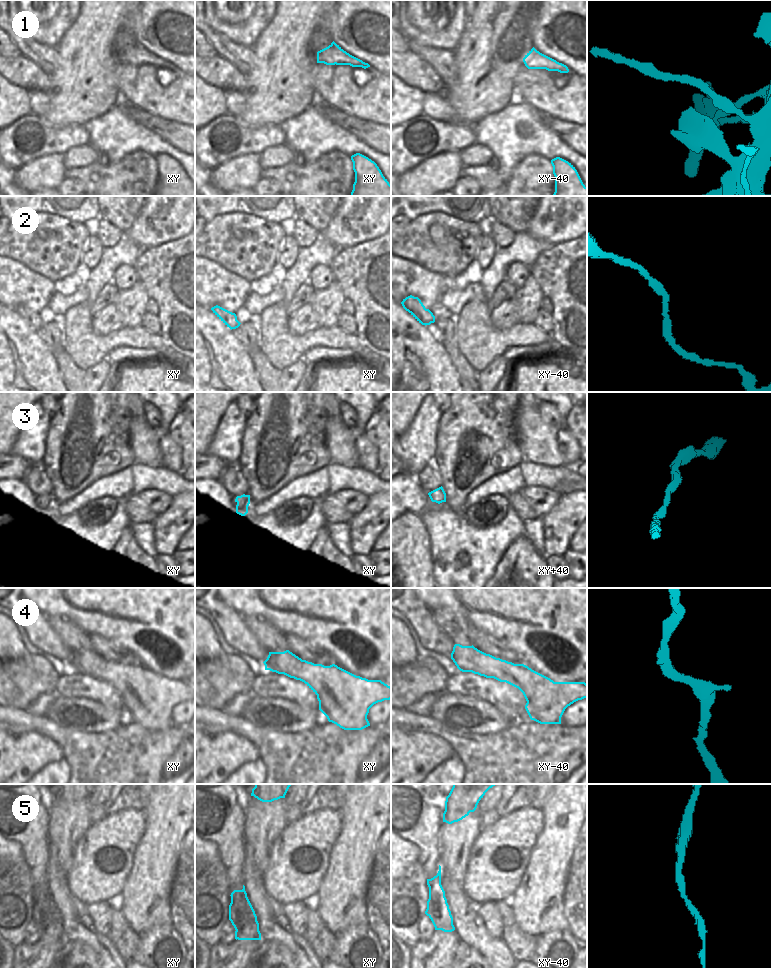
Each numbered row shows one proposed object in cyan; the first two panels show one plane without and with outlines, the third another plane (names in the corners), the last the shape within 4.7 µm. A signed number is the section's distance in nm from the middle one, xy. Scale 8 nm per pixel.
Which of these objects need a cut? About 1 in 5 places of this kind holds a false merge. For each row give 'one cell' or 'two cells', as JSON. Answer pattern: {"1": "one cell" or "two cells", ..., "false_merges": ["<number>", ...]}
{"1": "two cells", "2": "one cell", "3": "one cell", "4": "one cell", "5": "one cell", "false_merges": ["1"]}

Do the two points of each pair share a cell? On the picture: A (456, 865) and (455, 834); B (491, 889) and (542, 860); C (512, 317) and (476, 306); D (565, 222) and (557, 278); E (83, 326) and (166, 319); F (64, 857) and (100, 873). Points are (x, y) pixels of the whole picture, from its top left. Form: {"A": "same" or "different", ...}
{"A": "same", "B": "different", "C": "different", "D": "different", "E": "different", "F": "different"}

